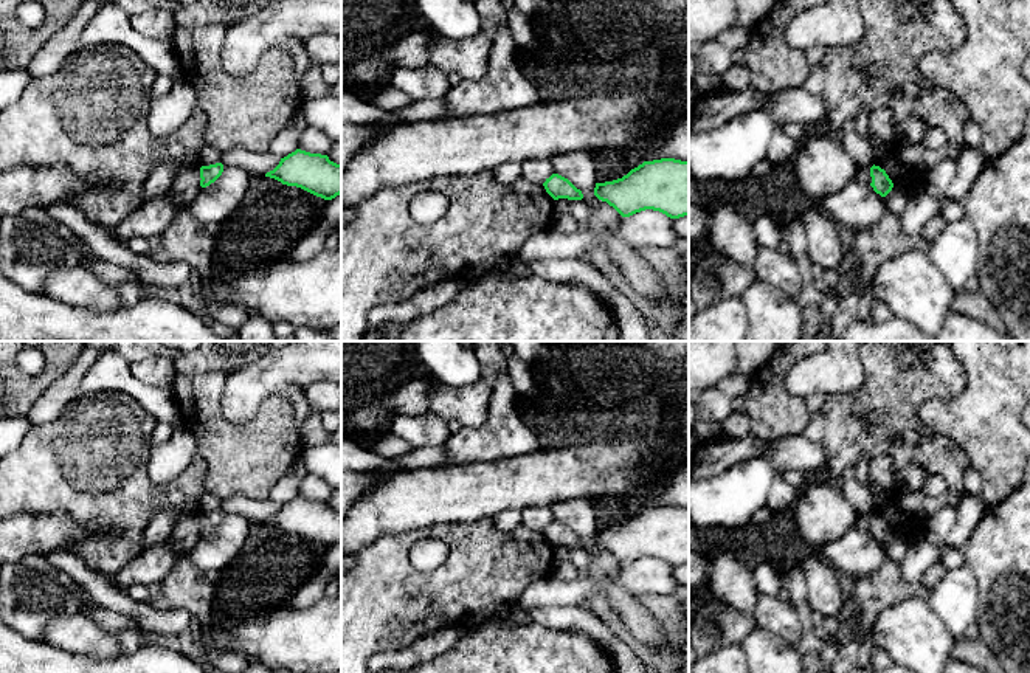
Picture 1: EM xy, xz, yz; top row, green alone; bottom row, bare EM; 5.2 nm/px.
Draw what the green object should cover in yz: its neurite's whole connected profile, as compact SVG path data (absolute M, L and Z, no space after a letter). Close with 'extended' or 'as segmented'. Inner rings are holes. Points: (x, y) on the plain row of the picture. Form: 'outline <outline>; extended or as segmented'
outline M872 513L870 515L870 524L872 524L872 530L870 533L873 535L873 538L876 541L880 541L881 544L886 544L892 535L893 535L893 530L892 527L889 526L889 523L886 521L884 516L881 516L880 513Z; as segmented

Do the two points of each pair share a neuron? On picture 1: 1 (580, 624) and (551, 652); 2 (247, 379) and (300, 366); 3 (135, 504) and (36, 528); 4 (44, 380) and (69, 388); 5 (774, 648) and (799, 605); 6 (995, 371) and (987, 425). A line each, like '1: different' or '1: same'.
1: different
2: same
3: different
4: different
5: different
6: same

